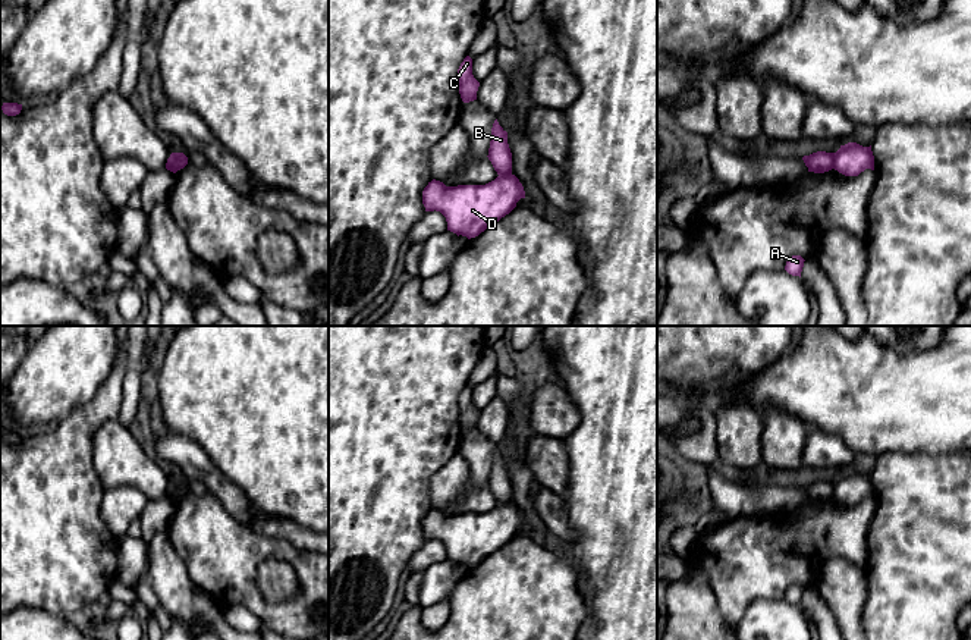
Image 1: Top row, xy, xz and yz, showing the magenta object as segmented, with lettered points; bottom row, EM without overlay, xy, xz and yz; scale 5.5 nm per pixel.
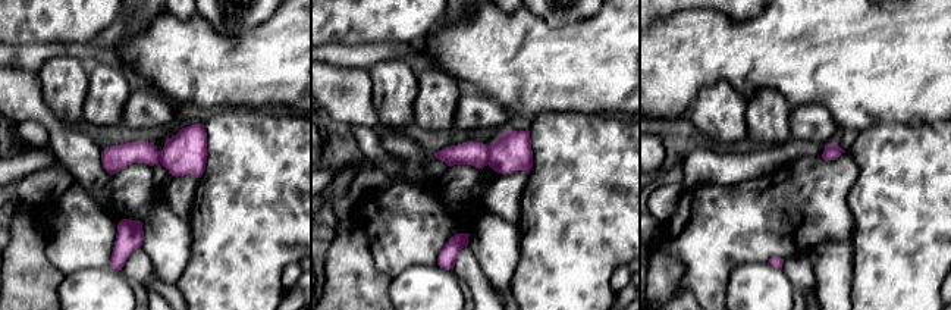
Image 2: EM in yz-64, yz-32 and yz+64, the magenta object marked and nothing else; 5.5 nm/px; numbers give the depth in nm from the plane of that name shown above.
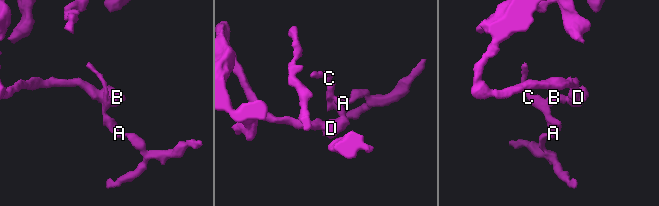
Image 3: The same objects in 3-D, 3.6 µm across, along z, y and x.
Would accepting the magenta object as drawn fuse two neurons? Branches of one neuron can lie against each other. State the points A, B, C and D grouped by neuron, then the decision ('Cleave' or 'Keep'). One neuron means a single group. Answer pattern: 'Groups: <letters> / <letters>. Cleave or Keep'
Groups: A B C / D. Cleave

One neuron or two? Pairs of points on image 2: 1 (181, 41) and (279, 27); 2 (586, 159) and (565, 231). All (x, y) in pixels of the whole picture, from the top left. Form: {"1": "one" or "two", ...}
{"1": "one", "2": "one"}

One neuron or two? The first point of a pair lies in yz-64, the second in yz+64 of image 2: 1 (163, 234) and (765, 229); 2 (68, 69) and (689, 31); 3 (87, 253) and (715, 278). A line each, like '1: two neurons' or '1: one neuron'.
1: two neurons
2: two neurons
3: one neuron

